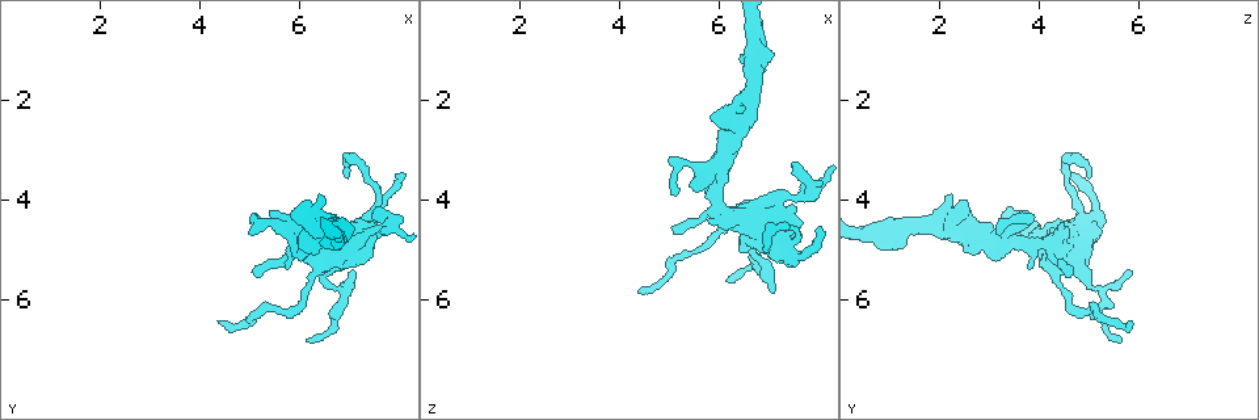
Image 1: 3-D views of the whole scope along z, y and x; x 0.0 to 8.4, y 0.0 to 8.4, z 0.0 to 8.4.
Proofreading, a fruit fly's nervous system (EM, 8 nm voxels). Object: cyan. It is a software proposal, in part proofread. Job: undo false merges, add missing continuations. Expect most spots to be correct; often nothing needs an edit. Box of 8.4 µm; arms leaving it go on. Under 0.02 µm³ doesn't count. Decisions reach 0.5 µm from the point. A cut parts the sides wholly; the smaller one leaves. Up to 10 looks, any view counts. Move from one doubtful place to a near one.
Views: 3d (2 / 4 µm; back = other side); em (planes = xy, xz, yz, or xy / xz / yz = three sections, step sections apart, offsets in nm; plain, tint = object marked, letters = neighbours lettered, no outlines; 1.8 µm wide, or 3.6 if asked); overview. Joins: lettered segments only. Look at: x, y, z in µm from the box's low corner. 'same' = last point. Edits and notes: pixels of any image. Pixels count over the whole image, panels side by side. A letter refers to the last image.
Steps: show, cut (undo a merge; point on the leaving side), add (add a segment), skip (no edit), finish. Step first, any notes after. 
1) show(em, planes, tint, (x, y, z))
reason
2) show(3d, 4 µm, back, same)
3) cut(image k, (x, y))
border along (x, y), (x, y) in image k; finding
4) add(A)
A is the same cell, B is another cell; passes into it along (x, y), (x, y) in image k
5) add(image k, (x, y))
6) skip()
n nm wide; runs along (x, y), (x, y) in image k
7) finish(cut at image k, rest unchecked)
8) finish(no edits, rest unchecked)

show(em, planes, letters, (7.05, 5.40, 5.80))
tapers out

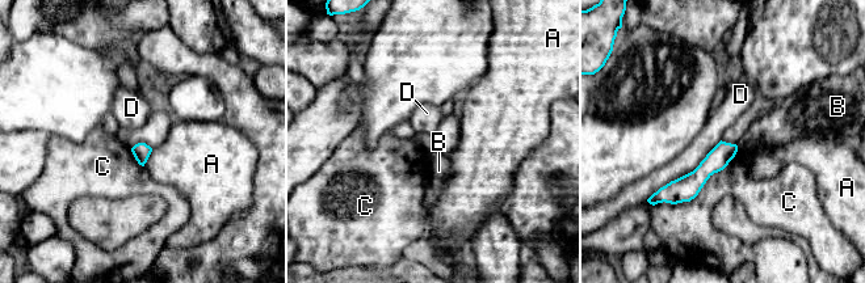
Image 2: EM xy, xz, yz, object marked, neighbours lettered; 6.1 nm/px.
skip()
A, B, C and D are other cells; none of them fits

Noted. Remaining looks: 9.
show(em, 3.6 µm, planes, tint, (6.95, 3.55, 5.05))
free end

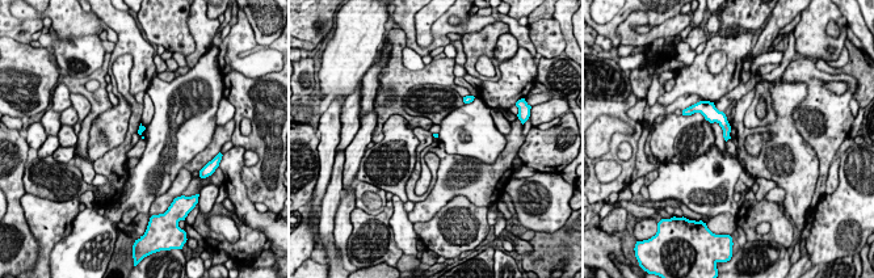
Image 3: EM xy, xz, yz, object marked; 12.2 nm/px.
show(em, 3.6 µm, planes, letters, same)

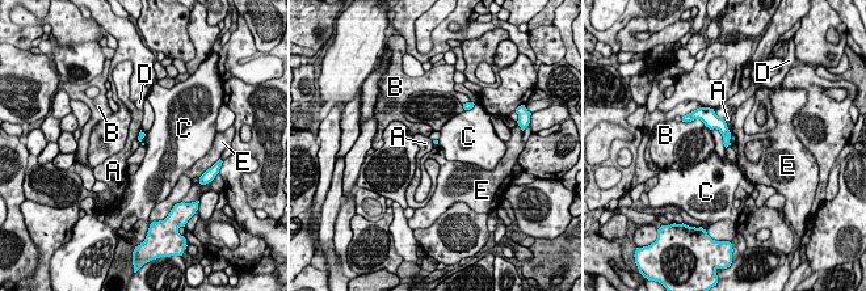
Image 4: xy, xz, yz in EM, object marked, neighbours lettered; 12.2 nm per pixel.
skip()
D touches over 200 nm; A, B, C, D and E are other cells; no lettered segment goes on from it

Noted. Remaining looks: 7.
show(em, planes, tint, (6.40, 4.55, 2.35))
calibre changes

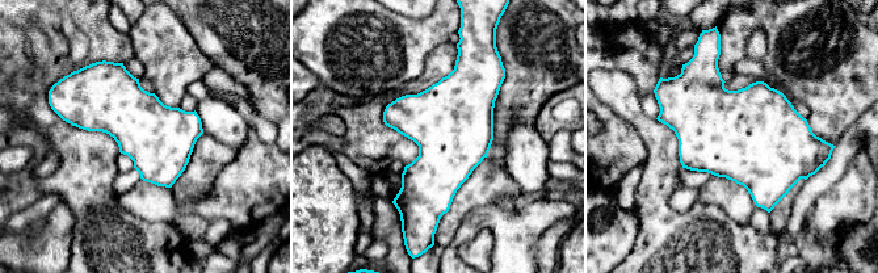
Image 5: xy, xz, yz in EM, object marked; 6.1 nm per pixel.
show(em, planes, letters, same)
what lies round it

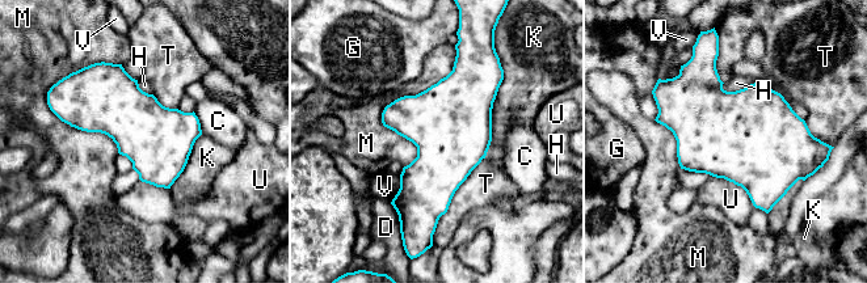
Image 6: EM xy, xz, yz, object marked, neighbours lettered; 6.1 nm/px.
skip()
M touches over 800 nm; C, D, G, H, K, M, T, U and V are other cells; one neuron here

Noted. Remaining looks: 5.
show(em, planes, letters, (5.10, 5.45, 4.50))
branch stops here

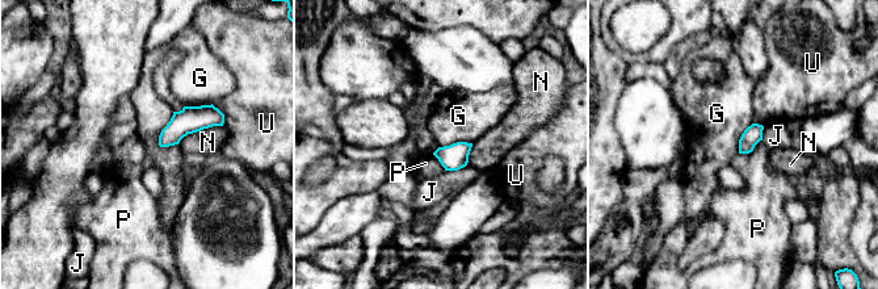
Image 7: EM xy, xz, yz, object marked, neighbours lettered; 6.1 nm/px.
skip()
110 nm wide; N touches over 300 nm; G, J, N, P and U are other cells; none of them fits

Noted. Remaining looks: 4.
finish(no edits, rest unchecked)

